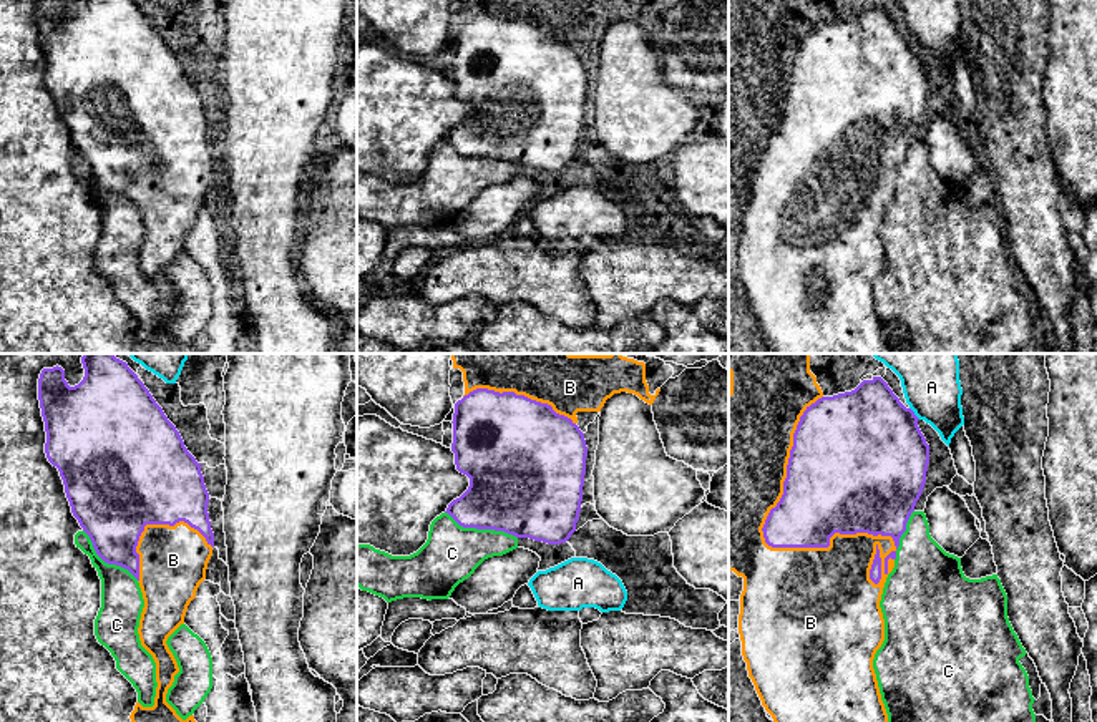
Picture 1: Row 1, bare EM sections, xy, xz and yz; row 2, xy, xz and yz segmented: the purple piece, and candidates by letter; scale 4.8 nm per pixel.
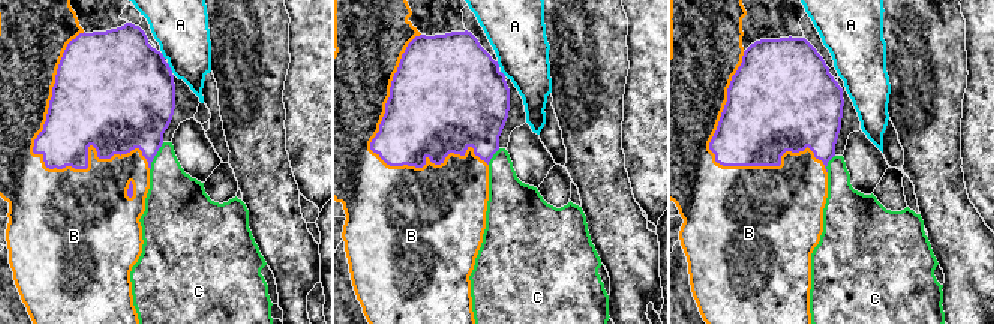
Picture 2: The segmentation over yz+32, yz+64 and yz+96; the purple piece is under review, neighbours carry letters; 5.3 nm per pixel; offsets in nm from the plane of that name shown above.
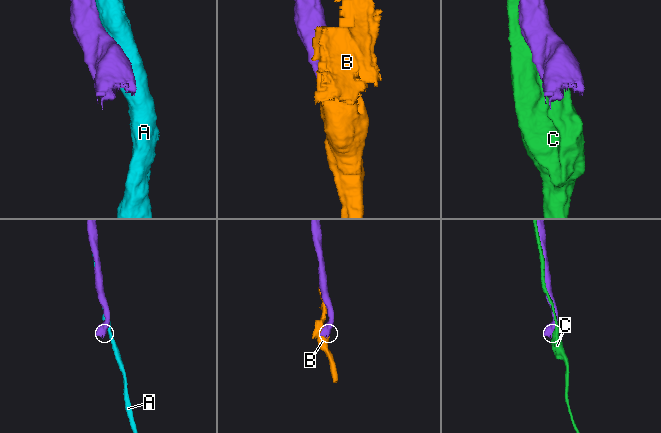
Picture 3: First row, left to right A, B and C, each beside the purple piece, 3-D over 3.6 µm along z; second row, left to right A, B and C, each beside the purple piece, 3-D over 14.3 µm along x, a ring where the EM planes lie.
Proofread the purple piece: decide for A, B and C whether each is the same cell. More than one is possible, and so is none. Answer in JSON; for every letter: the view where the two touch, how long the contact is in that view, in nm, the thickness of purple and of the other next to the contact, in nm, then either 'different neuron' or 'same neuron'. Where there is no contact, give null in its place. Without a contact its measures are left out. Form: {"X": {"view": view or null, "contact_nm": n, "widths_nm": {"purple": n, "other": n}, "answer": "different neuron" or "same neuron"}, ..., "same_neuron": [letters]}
{"A": {"view": "yz", "contact_nm": 80, "widths_nm": {"purple": 480, "other": 260}, "answer": "different neuron"}, "B": {"view": "yz", "contact_nm": 950, "widths_nm": {"purple": 320, "other": 480}, "answer": "same neuron"}, "C": {"view": "xz", "contact_nm": 380, "widths_nm": {"purple": 440, "other": 280}, "answer": "different neuron"}, "same_neuron": ["B"]}

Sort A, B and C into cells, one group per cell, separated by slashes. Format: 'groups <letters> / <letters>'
groups A / B / C

